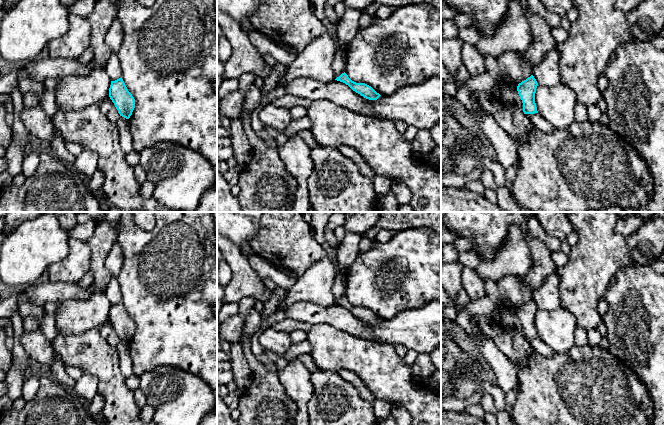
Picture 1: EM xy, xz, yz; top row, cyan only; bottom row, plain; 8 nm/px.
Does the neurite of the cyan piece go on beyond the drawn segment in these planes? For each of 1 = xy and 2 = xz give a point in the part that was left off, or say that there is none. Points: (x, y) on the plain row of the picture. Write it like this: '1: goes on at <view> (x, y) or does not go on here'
1: does not go on here
2: does not go on here

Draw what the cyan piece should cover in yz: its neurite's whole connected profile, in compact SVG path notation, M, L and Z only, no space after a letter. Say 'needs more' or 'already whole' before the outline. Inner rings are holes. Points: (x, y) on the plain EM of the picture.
already whole; M533 299L522 305L517 310L518 318L523 327L524 338L538 337L535 327L535 317L538 307Z

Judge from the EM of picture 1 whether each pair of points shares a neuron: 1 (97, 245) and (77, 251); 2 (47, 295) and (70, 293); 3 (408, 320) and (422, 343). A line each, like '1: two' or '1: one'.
1: two
2: one
3: one

